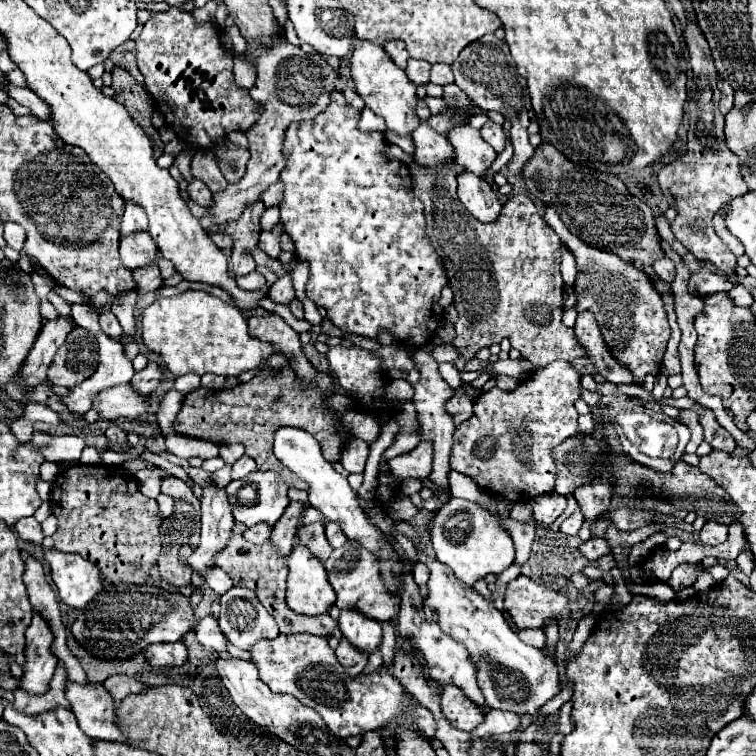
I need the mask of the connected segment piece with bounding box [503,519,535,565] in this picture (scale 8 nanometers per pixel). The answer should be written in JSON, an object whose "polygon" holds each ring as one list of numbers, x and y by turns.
{"polygon":[[503,519,503,523,505,523,505,527,511,531,513,541,515,541,515,549,517,549,515,563,517,563,517,565,523,565,523,563,529,559,531,543,533,543,533,537,535,537,535,527,533,527,533,525,517,523,517,521,513,521,513,519]]}

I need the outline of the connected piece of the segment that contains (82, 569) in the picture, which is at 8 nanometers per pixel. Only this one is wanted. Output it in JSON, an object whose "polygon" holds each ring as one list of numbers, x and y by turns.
{"polygon":[[45,549,45,559,51,565,51,577,63,603,75,609,83,609,101,593,103,577,93,561,79,553,63,553,57,549]]}

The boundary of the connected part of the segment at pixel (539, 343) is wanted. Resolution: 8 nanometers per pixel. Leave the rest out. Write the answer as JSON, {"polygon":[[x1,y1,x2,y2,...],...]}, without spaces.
{"polygon":[[413,171,413,191,417,199,425,205,427,235,443,259,449,285,455,295,455,309,459,311,459,321,455,323,457,339,455,347,461,351,461,359,455,361,455,367,463,371,467,359,475,355,477,349,499,343,503,337,511,339,511,345,533,363,533,367,547,365,557,359,573,361,585,357,585,349,577,345,575,331,565,327,561,321,563,315,563,279,559,273,561,265,561,239,539,215,535,203,527,195,513,195,502,206,497,221,481,223,473,219,457,199,457,181,455,175,447,171]]}

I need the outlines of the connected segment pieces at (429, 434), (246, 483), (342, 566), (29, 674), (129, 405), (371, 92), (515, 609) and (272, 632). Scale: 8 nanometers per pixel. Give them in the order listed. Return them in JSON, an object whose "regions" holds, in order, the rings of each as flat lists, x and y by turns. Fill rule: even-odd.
{"regions":[[[423,365,419,369,421,373,421,381,417,385,413,385,415,389,415,395,413,395,413,401,415,401,415,407,417,407,417,417,419,417,419,423,421,423,421,429,423,429,423,437,421,439,431,439,433,441,433,471,431,471,431,481,435,481,439,487,447,489,449,483,447,483,447,473,449,473,449,453,451,453,451,443,453,443,453,431,455,431,455,425,453,425,453,417,449,417,447,409,445,409,445,403,447,399,455,393,455,389,439,375,439,371,435,367,429,367,429,365]],[[253,471,245,479,235,479,227,485,227,495,229,495,233,517,235,517,235,521,245,523,247,527,261,523,261,521,265,521,269,525,279,521,285,507,289,505,287,491,289,491,289,487,281,481,277,471],[247,491,253,491,253,497,245,497]],[[347,541,341,549,333,549,329,561,325,563,325,569,329,583,337,593,339,609,355,607,357,611,377,621,389,621,397,617,397,601,393,601,393,593,389,593,385,585,381,585,381,569,377,557,373,557,373,553,367,553,367,549,361,549,357,541]],[[37,611,33,613,33,621,25,637,27,637,27,647,25,647,27,663,23,665,21,689,29,693,45,693,49,689,51,675,59,661,51,653,53,633,49,629,49,623]],[[129,383,127,385,117,385,111,389,101,391,93,407,99,409,101,419,117,421,117,419,139,419,151,411,151,395,137,393]],[[357,41,351,55,351,77,355,81,355,89,359,97,365,101,365,107,369,107,375,115,385,119,387,131,409,137,413,129,417,129,421,119,415,113,415,107,417,107,415,83,407,77,403,69,399,69,391,61,391,57,385,53,383,47,377,47,367,41]],[[523,575,507,585,505,609,517,629,543,629,549,621,563,623,571,617,569,599,563,591,553,591]],[[225,601,219,625,227,639,241,649,251,649,257,639,275,639,279,635,275,617,259,601]]]}

